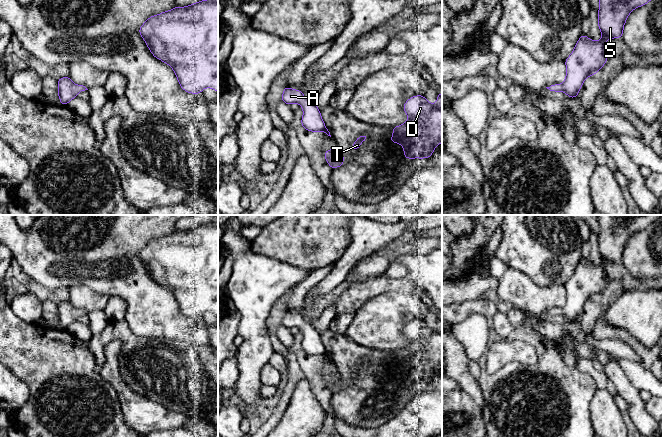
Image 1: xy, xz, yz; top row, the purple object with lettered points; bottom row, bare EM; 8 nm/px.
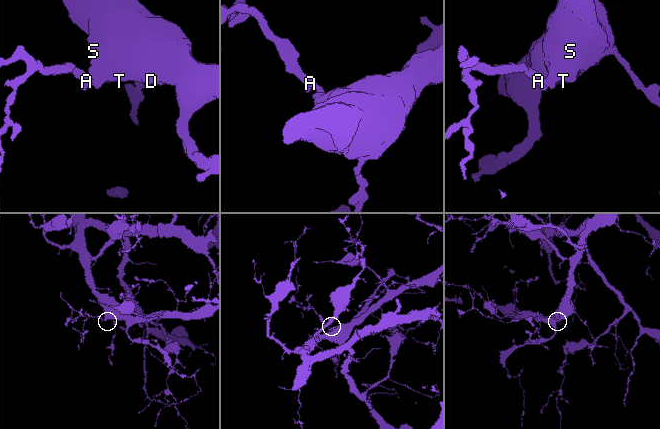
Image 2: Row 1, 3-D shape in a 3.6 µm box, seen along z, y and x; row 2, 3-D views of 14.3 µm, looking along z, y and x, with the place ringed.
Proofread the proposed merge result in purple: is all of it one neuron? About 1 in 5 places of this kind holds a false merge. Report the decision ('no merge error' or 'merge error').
no merge error

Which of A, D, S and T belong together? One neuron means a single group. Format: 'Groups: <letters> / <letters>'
Groups: A D S T

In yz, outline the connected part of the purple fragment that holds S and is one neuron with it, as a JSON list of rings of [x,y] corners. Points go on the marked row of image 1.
[[[599,0],[598,27],[602,39],[594,41],[582,34],[576,42],[573,52],[564,61],[566,78],[562,84],[546,87],[552,92],[565,92],[568,98],[578,98],[583,82],[605,65],[608,56],[605,43],[608,39],[623,38],[623,29],[629,14],[650,0]]]

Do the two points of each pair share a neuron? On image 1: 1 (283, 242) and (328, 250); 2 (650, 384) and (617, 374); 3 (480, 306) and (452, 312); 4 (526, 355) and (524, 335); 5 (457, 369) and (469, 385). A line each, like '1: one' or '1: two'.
1: one
2: two
3: one
4: two
5: one

